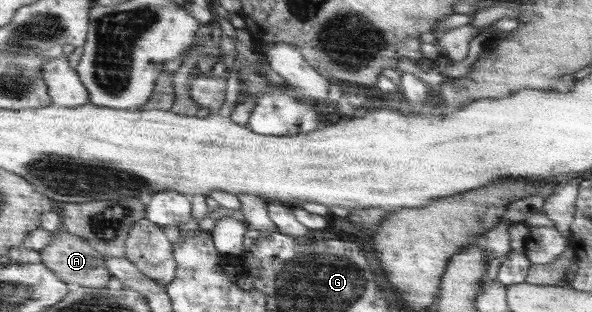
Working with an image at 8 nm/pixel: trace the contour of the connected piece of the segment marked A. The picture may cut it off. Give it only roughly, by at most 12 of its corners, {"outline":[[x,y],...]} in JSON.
{"outline":[[64,230],[40,250],[70,285],[102,289],[111,274],[100,251]]}

